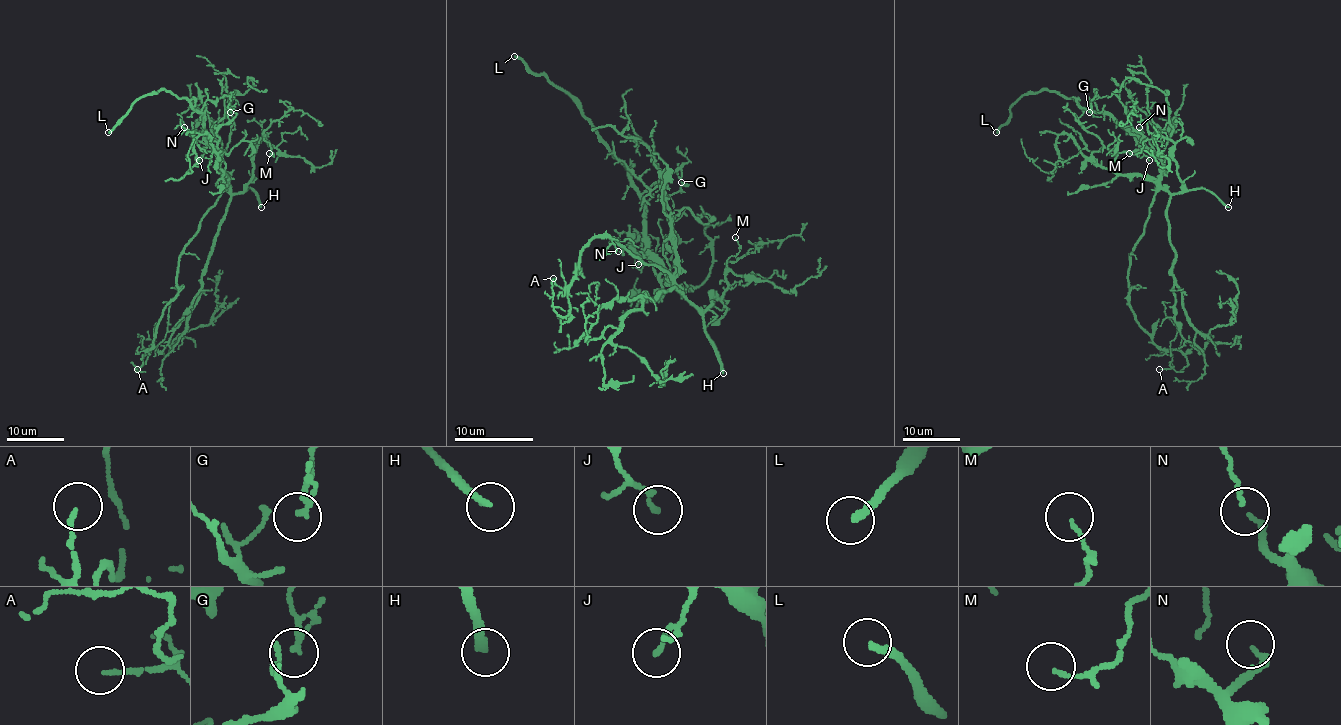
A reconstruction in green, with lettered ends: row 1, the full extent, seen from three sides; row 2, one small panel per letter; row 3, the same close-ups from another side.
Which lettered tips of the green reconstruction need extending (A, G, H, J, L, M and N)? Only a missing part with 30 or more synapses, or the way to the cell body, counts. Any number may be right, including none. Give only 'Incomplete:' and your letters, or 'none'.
Incomplete: H, L, N

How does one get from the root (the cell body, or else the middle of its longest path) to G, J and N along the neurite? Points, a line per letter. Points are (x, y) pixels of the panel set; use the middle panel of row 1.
G: (681, 292), (666, 282), (666, 270), (650, 253), (642, 205), (650, 186), (675, 193), (681, 182)
J: (681, 292), (671, 280), (666, 282), (662, 266), (650, 255), (646, 255), (638, 264)
N: (681, 292), (671, 280), (666, 282), (664, 270), (650, 256), (636, 253), (628, 245), (622, 253), (618, 251)

